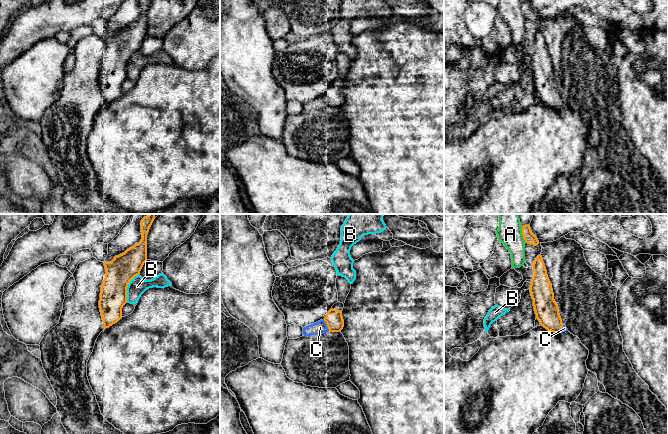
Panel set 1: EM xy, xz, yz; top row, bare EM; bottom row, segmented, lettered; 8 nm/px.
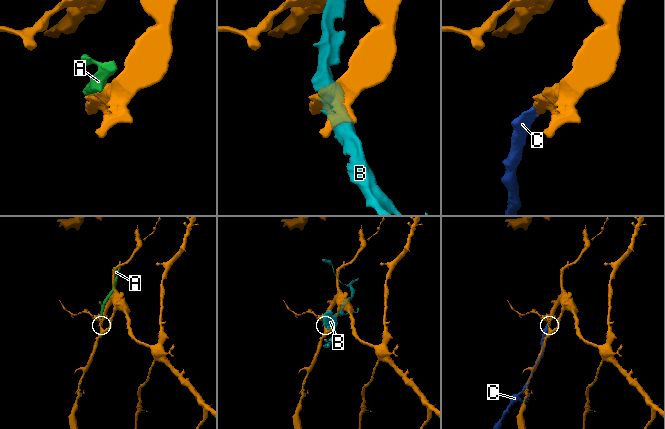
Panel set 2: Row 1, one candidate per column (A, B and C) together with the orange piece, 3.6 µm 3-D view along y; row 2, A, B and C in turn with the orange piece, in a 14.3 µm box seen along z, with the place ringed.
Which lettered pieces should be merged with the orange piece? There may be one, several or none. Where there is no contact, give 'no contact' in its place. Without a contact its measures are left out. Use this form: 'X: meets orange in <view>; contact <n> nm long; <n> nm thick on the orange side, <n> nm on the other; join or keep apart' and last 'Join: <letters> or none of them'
A: meets orange in yz; contact 130 nm long; 90 nm thick on the orange side, 200 nm on the other; keep apart
B: meets orange in xy; contact 240 nm long; 220 nm thick on the orange side, 140 nm on the other; keep apart
C: meets orange in xz; contact 120 nm long; 140 nm thick on the orange side, 110 nm on the other; join
Join: C

